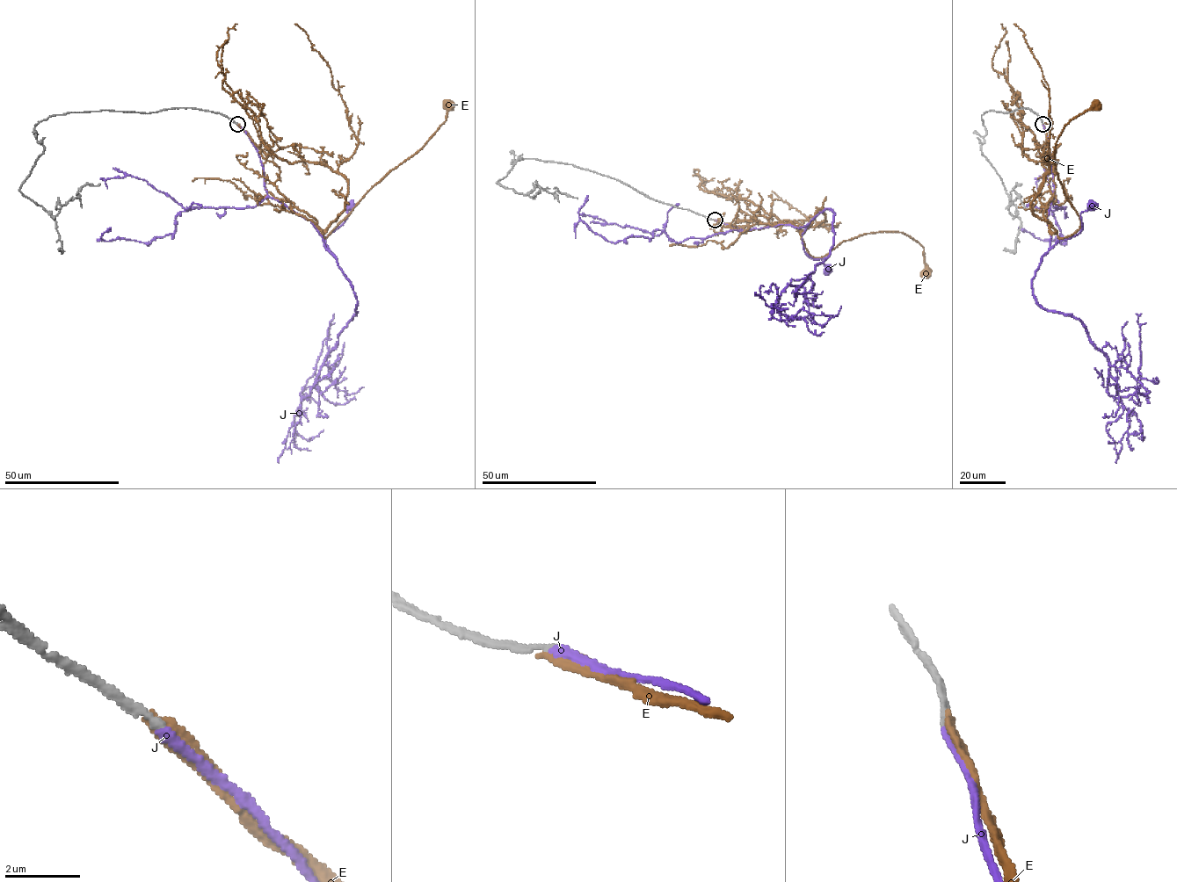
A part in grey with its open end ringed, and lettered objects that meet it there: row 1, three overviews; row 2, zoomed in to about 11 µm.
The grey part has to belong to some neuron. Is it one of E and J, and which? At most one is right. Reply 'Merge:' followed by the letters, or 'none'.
Merge: J

